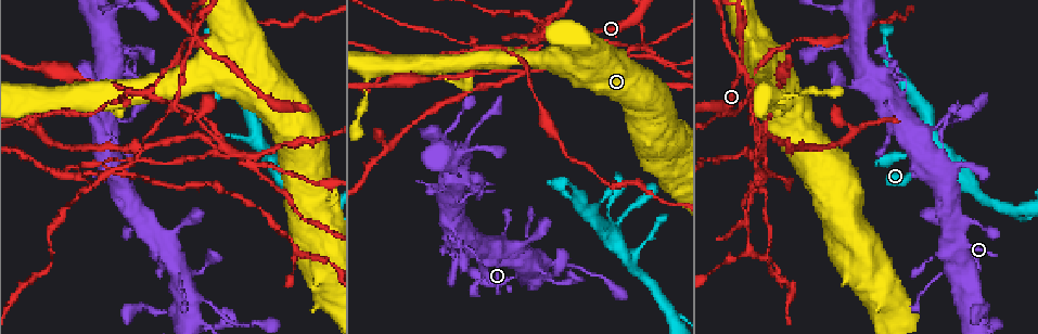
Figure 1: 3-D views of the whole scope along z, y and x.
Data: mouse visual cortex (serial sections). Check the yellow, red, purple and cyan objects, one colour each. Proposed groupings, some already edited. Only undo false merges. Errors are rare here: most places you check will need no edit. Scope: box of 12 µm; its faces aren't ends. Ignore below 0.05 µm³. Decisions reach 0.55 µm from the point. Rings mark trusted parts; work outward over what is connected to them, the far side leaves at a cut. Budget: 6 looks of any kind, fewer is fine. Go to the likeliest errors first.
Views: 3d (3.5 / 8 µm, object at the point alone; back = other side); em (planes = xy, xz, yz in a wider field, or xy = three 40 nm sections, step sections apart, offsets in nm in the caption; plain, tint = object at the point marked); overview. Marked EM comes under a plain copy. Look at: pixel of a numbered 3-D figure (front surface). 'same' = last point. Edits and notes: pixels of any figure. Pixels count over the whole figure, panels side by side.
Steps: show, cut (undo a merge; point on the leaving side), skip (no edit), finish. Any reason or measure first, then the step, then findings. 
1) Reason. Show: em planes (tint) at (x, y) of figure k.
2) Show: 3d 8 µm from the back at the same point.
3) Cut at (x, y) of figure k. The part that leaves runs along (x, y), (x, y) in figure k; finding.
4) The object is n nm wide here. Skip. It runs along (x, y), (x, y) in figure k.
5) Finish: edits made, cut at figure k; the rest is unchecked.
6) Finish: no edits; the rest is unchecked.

A narrow waist. Show: 3d 8 µm at (188, 24) of figure 1.

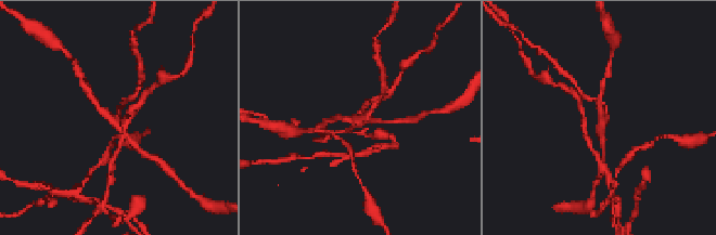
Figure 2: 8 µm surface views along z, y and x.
Show: 3d 3.5 µm at (601, 121) of figure 2.

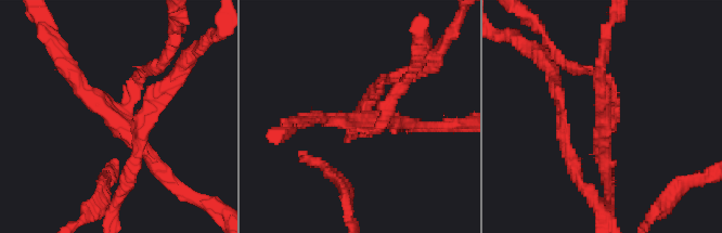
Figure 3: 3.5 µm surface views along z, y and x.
3 arms meet here; the arms are 100, 200, 200 nm wide. Show: em xy step 1 (tint) at (123, 124) of figure 3.

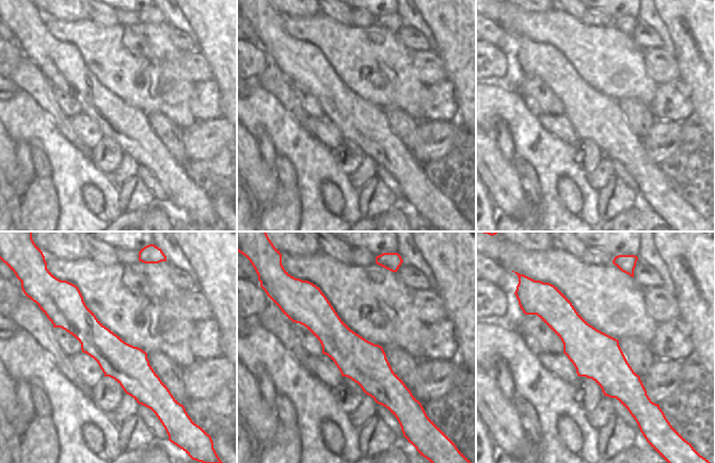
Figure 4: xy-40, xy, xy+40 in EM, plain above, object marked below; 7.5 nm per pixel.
Cut at (141, 74) of figure 3. The part that leaves runs along (126, 107), (140, 74), (169, 54) in figure 3; two cells meet here.

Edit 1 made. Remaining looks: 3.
Four-way junction. Show: 3d 8 µm at (618, 231) of figure 1.

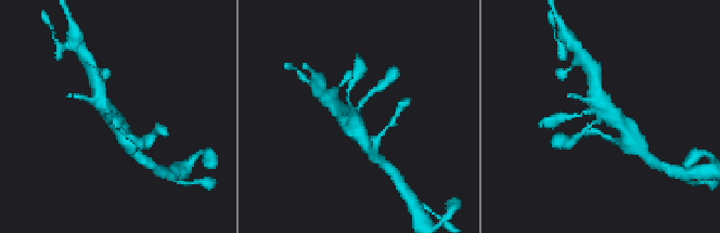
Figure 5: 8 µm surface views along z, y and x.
Now the EM. Show: em planes (tint) at (602, 118) of figure 5.

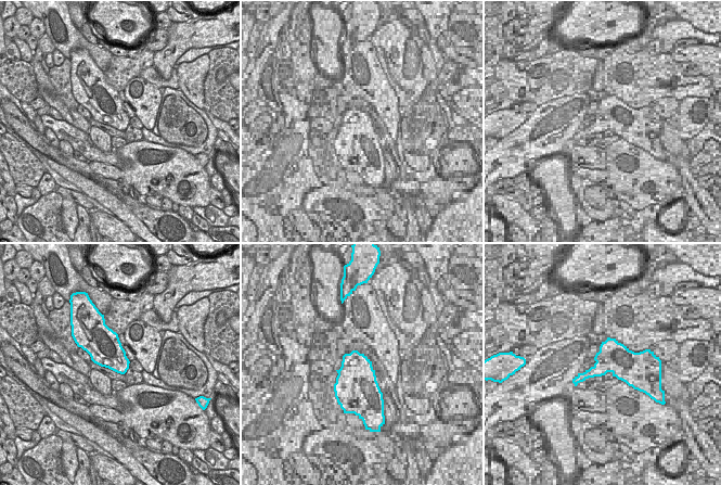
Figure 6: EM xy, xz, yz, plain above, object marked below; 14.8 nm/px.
The arms are 150, 200, 450, 500 nm wide. Skip. It runs along (126, 133), (102, 105), (98, 90) in figure 5; continuous, no second cell.

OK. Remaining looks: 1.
Finish: edits made, cut at figure 3; the rest is unchecked.

